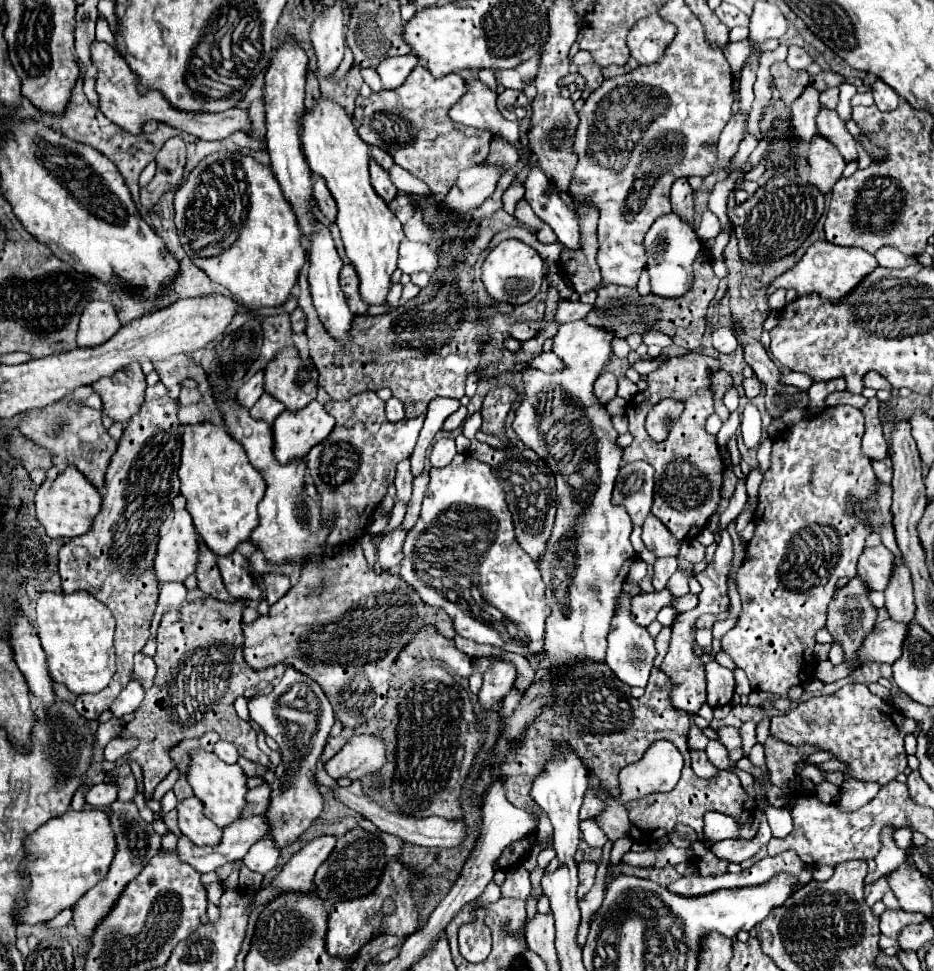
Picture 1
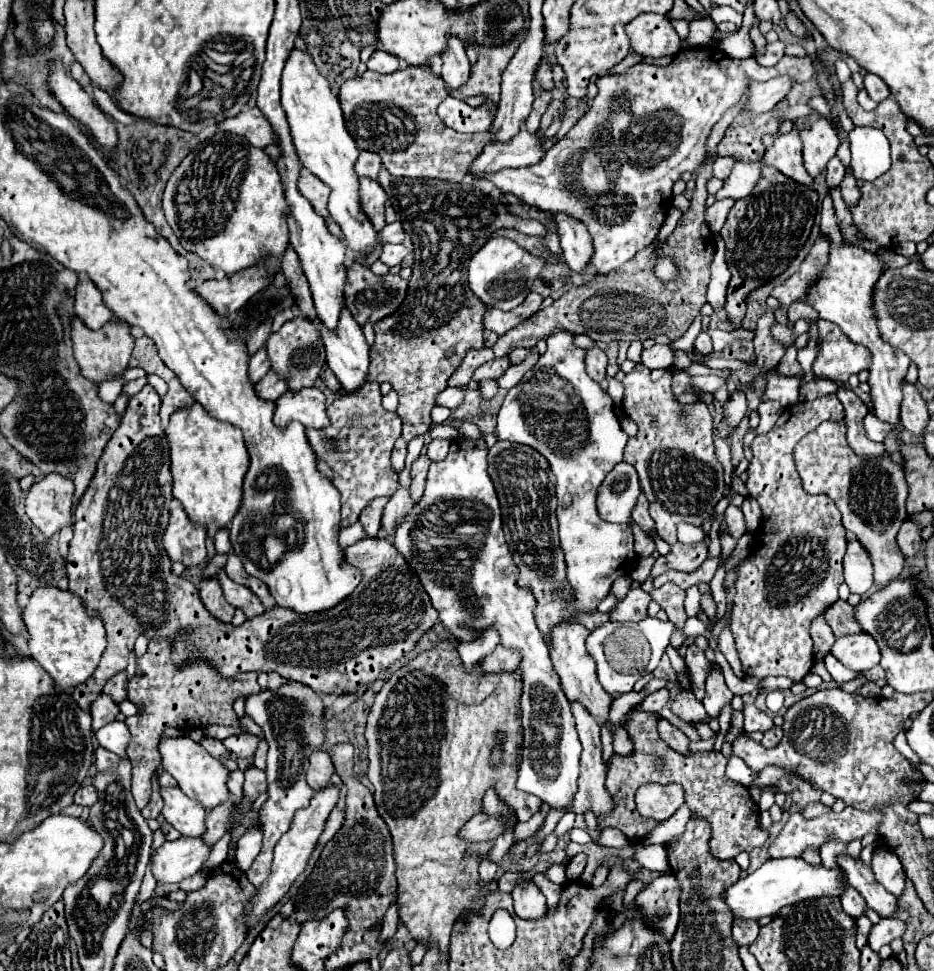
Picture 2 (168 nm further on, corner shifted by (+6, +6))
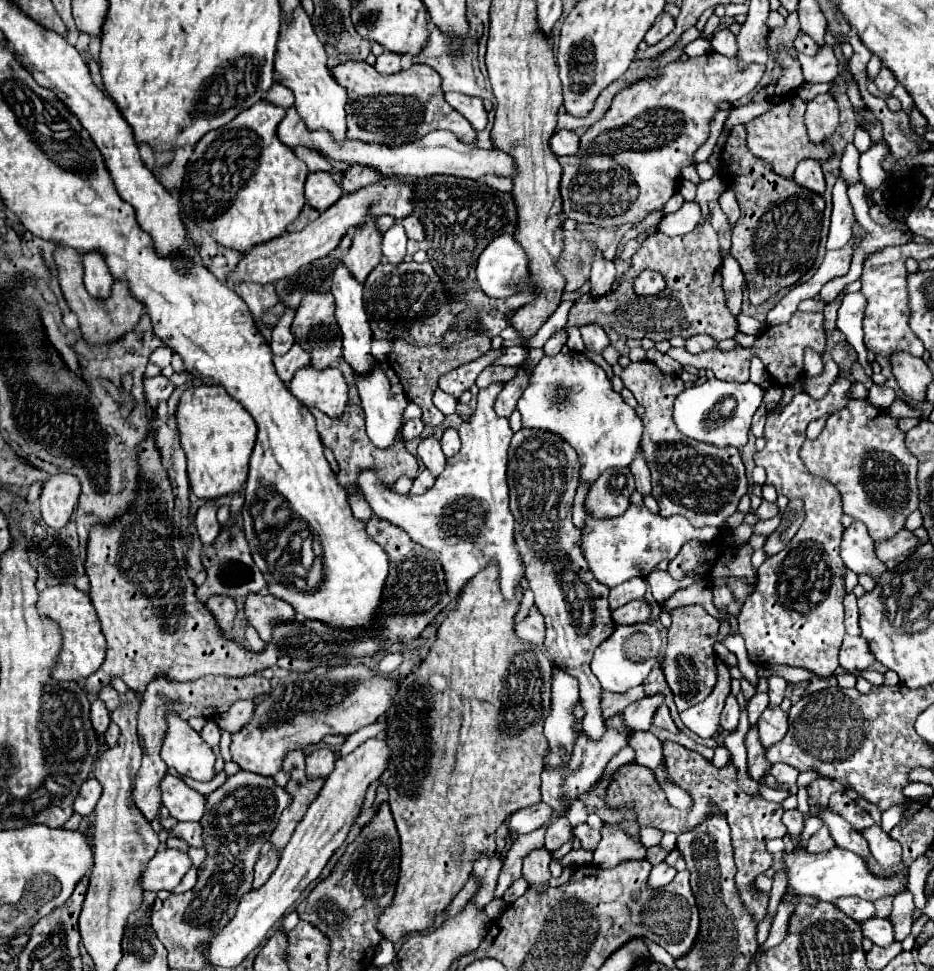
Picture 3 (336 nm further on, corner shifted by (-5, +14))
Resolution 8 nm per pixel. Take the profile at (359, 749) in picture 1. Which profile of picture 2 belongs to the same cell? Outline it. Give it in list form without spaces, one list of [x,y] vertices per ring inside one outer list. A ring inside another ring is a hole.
[[[312,752],[308,760],[310,760],[310,766],[306,770],[306,782],[312,790],[320,790],[330,782],[334,764],[326,752]]]

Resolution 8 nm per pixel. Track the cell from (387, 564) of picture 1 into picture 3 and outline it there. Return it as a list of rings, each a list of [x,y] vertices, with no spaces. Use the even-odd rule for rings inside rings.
[[[423,470],[415,480],[413,480],[413,486],[409,490],[409,494],[425,494],[435,482],[435,476],[429,472],[429,470]]]

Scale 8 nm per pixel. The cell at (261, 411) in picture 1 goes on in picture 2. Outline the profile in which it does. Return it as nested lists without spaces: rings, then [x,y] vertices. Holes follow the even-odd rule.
[[[268,372],[260,382],[256,382],[256,394],[264,400],[276,400],[288,390],[286,378],[280,378],[276,372]]]

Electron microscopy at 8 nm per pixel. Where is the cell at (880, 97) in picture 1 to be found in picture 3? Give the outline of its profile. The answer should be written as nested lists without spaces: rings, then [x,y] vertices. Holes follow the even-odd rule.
[[[885,66],[881,68],[879,76],[877,76],[873,82],[875,82],[875,86],[879,88],[879,92],[883,92],[883,94],[891,94],[891,90],[897,86],[897,80],[893,78],[893,74],[891,74]]]

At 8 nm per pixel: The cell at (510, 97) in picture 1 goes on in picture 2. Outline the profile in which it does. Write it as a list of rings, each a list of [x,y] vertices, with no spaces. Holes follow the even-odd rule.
[[[448,96],[440,106],[438,106],[438,116],[446,126],[450,126],[456,132],[484,132],[490,126],[490,112],[482,104],[478,108],[470,108],[466,102],[460,102],[458,98]]]

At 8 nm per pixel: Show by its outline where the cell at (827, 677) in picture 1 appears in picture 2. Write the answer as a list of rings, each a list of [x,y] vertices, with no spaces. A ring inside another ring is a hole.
[[[864,632],[838,638],[830,652],[838,662],[856,672],[870,670],[880,662],[880,648],[876,646],[876,640],[868,638]]]

